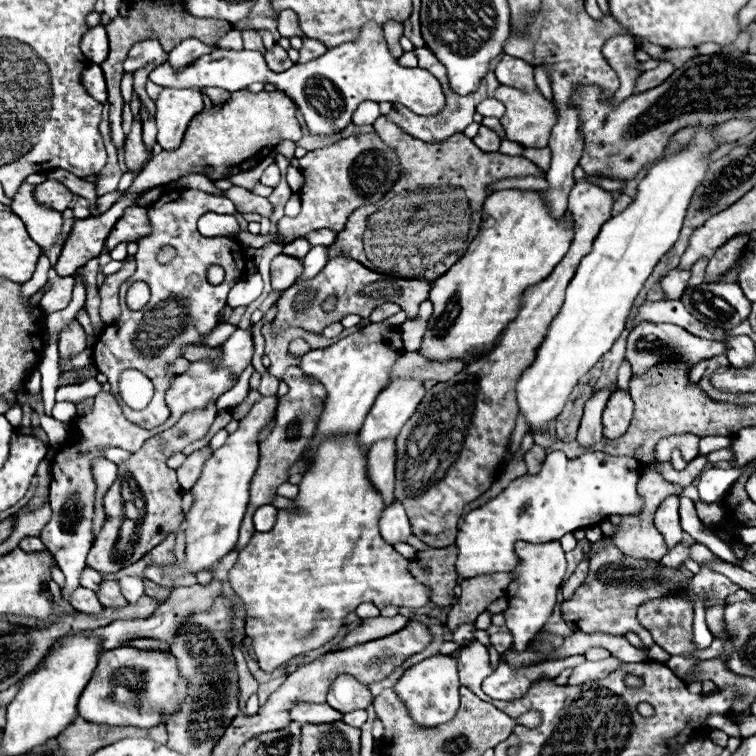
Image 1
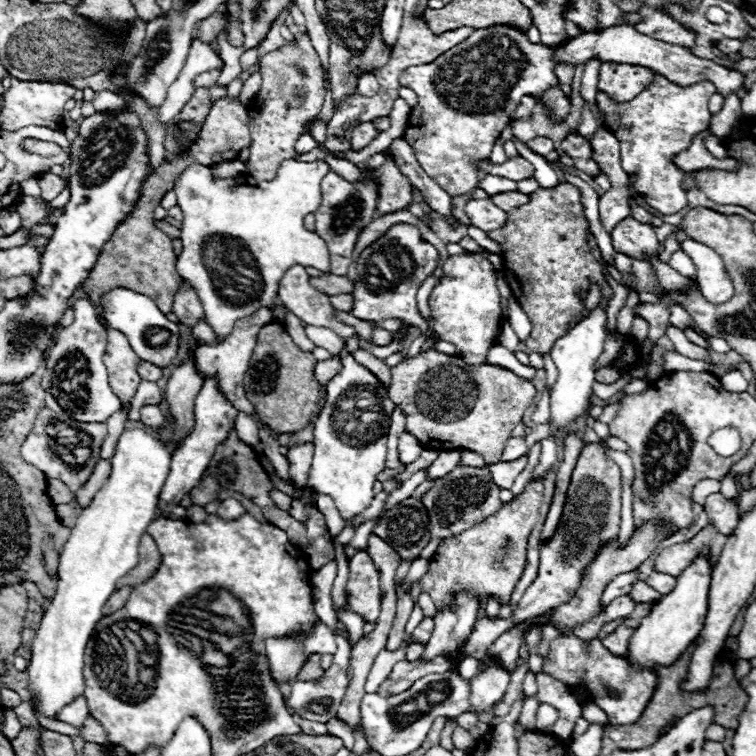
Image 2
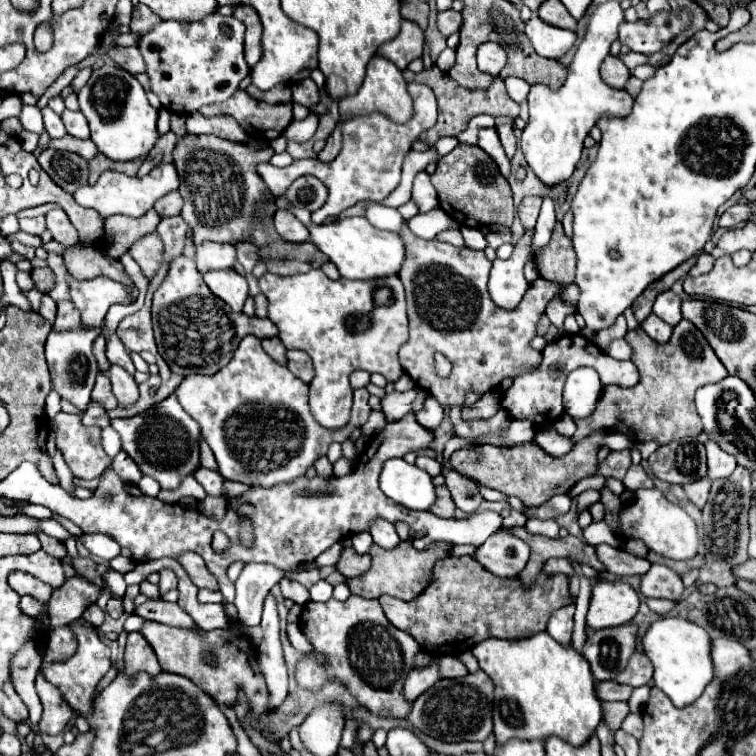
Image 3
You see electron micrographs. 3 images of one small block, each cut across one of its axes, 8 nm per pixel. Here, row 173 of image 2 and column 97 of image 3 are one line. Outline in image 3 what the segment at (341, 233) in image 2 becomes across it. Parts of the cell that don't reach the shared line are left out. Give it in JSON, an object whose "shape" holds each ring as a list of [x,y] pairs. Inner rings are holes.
{"shape":[[[78,328],[78,330],[66,330],[66,332],[52,330],[46,340],[46,360],[50,366],[54,390],[74,406],[88,406],[90,402],[90,392],[98,374],[98,362],[92,354],[92,342],[98,334],[100,334],[100,328],[92,328],[92,330]]]}

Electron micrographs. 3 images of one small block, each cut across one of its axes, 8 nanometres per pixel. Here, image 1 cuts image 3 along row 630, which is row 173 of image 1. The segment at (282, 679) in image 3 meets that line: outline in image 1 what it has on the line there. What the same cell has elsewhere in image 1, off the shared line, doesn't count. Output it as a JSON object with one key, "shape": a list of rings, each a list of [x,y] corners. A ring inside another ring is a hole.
{"shape":[[[276,164],[268,166],[268,168],[264,170],[264,174],[262,174],[260,182],[262,182],[264,186],[270,186],[270,188],[276,188],[276,186],[278,186],[278,182],[280,182],[280,172],[278,172],[278,166],[276,166]]]}

